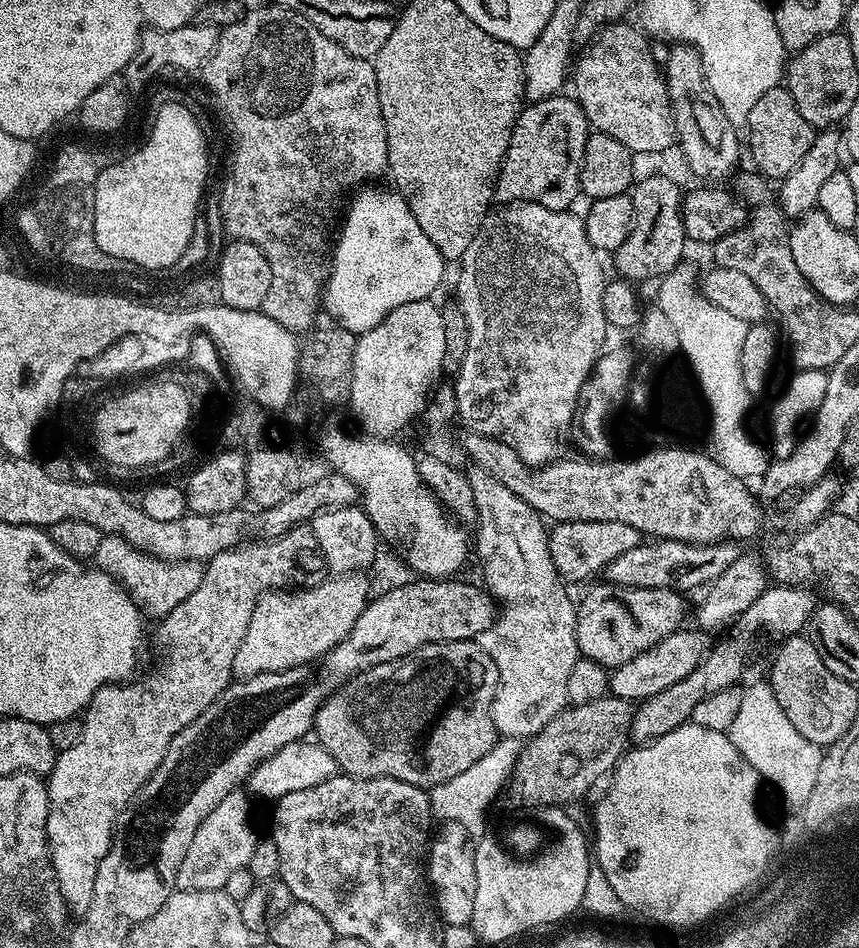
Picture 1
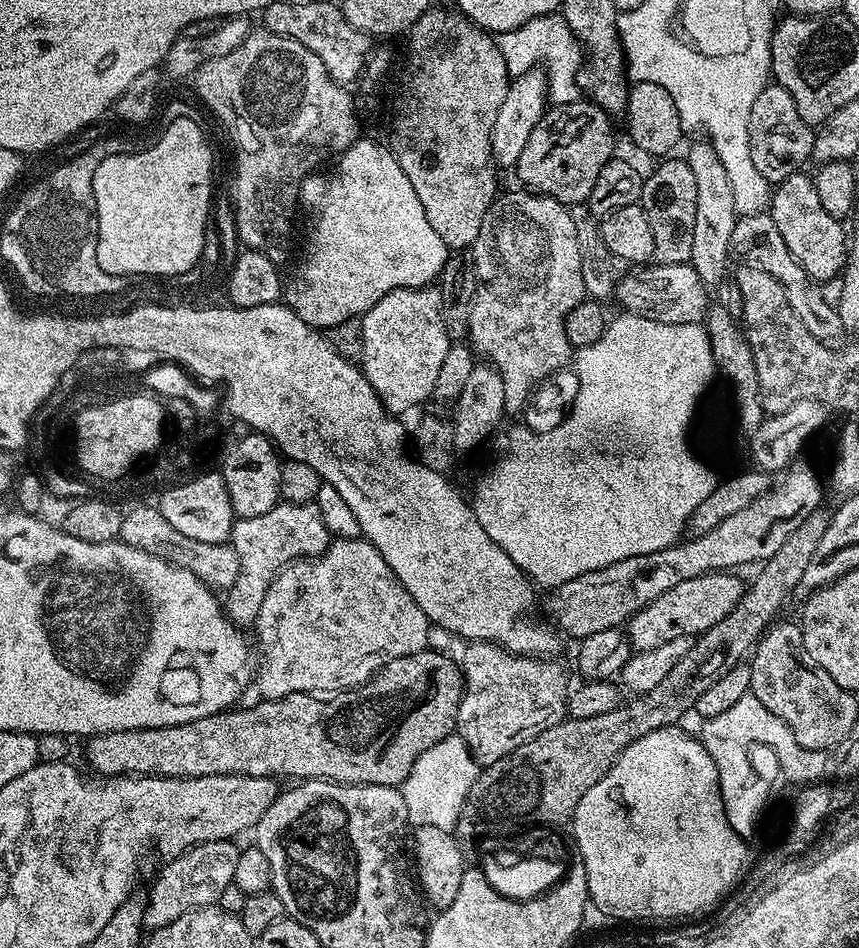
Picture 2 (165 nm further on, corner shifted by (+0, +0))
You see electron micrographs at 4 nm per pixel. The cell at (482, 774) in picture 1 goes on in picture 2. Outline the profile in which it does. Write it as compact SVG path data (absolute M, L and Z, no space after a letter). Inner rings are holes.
M460 735L447 736L442 742L430 746L430 750L414 762L402 785L409 825L416 828L438 826L438 830L452 832L458 822L458 814L462 814L466 794L470 794L470 786L474 786L477 775L476 760Z

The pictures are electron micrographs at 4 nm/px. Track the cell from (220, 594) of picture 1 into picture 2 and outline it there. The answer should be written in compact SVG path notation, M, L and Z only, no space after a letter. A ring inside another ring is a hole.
M277 502L270 510L266 510L266 514L258 514L258 518L237 519L232 525L230 543L238 556L238 576L226 590L226 615L237 626L252 626L258 618L258 610L262 610L266 590L277 574L293 560L324 553L330 543L330 533L322 522L322 514L315 502Z

